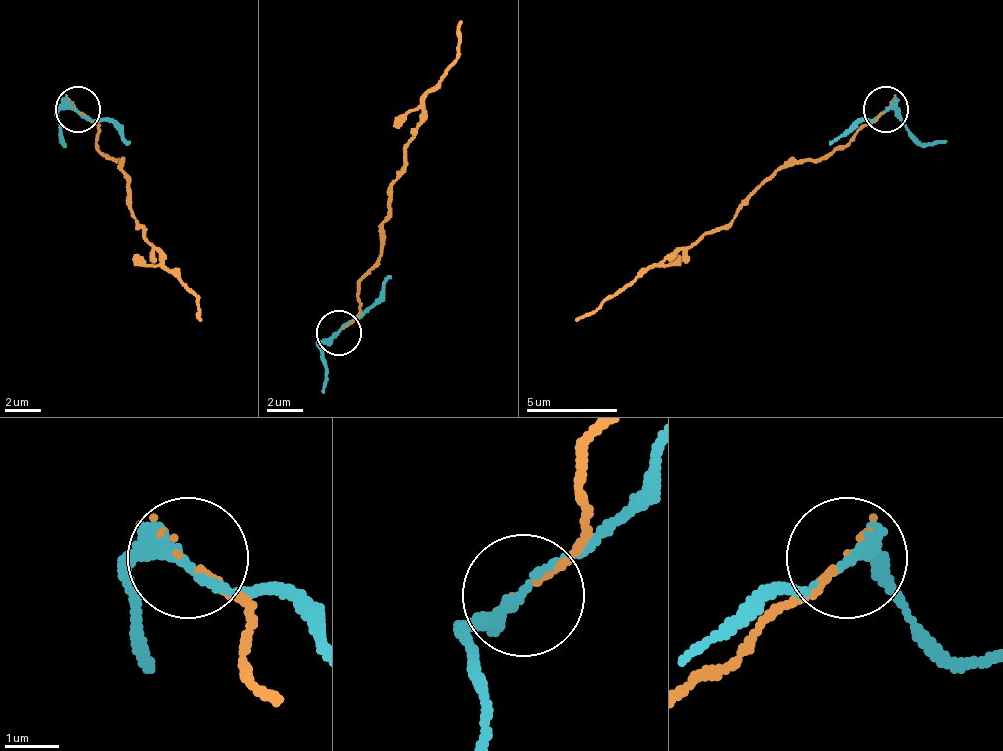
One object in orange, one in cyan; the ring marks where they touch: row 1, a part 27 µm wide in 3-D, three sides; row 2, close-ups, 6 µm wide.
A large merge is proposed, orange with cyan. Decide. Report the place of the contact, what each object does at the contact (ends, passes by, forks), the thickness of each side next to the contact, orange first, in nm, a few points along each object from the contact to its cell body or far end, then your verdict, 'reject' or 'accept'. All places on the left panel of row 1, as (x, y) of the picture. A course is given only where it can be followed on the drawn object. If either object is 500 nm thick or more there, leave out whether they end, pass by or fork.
place (77, 109); orange ends; cyan passes by; calibres 110 and 240 nm; course orange (74, 110), (97, 124), (97, 146), (120, 160), (130, 214), (162, 264), (195, 296), (199, 319); course cyan (78, 110), (110, 119), (129, 146); reject

